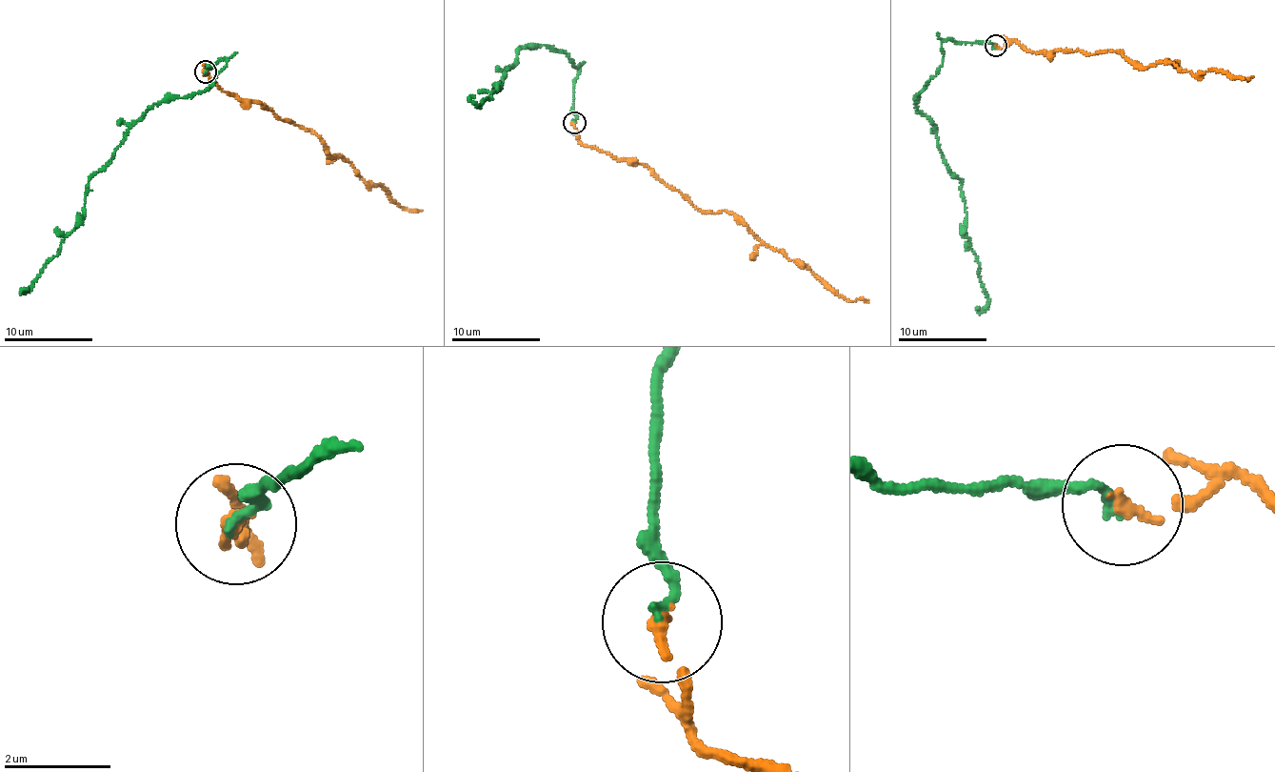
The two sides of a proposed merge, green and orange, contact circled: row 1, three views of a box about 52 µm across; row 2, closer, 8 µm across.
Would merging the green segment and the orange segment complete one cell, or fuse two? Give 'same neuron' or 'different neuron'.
same neuron

